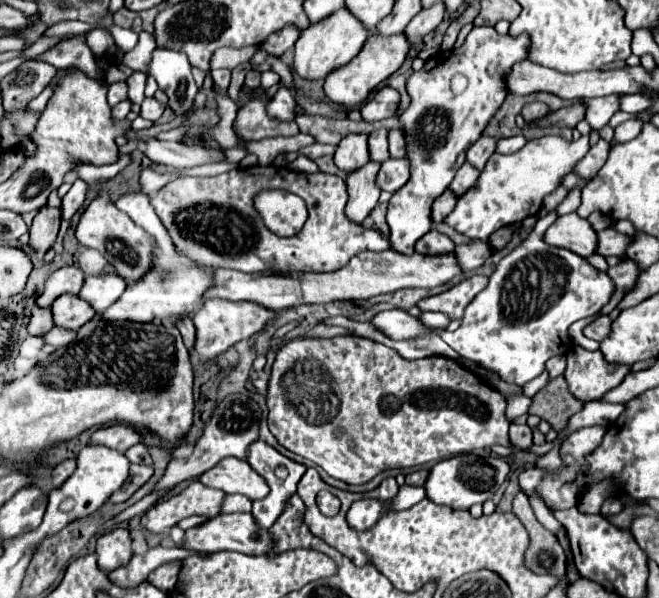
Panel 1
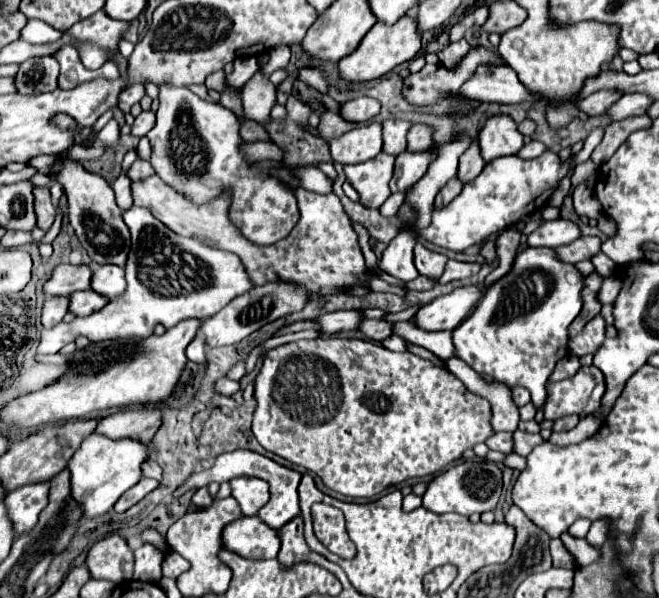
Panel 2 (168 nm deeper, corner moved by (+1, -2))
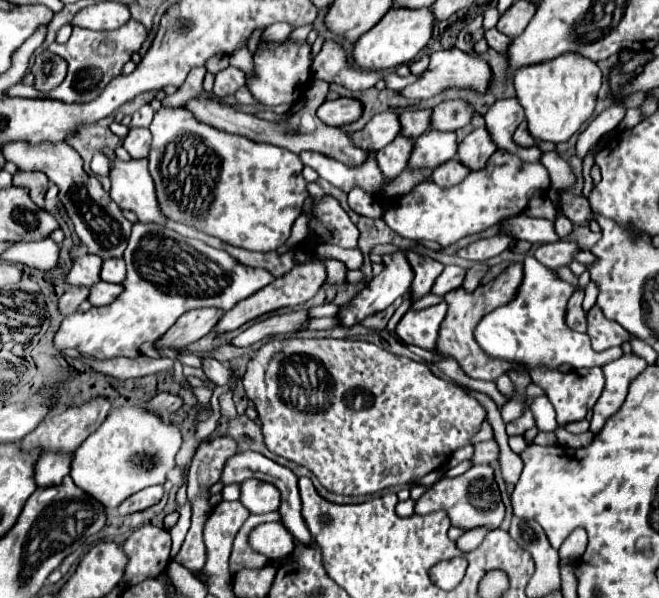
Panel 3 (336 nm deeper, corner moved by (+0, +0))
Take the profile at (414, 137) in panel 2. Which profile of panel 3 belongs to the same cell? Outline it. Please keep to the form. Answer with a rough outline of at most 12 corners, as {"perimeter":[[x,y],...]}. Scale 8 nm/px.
{"perimeter":[[464,101],[432,109],[430,129],[456,131],[472,119]]}

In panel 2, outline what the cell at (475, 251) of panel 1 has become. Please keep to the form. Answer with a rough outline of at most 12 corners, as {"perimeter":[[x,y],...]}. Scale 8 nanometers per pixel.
{"perimeter":[[451,259],[437,283],[467,279],[481,265]]}

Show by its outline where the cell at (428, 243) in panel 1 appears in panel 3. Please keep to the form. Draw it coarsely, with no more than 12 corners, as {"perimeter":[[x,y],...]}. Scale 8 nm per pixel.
{"perimeter":[[408,251],[414,299],[426,295],[444,265]]}

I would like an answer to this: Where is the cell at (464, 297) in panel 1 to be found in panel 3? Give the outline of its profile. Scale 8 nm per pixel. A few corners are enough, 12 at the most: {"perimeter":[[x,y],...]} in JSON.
{"perimeter":[[448,303],[408,311],[396,335],[432,349]]}

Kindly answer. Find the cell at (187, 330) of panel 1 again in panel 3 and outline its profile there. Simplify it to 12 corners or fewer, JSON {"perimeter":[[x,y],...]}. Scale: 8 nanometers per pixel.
{"perimeter":[[212,357],[202,359],[202,371],[216,385],[232,379],[232,371]]}

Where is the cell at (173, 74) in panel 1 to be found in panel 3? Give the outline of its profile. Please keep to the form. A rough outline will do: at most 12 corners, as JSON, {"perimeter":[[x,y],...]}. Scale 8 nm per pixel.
{"perimeter":[[184,105],[150,131],[166,217],[250,251],[308,197],[296,153]]}

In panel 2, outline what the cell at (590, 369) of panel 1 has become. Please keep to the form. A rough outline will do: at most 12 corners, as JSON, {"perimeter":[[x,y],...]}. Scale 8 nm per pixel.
{"perimeter":[[581,367],[547,383],[545,419],[599,409],[603,373]]}

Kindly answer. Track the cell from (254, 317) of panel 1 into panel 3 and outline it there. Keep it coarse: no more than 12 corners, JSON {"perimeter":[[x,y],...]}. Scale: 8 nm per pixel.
{"perimeter":[[318,261],[296,265],[216,323],[228,333],[282,307],[300,307],[326,281]]}

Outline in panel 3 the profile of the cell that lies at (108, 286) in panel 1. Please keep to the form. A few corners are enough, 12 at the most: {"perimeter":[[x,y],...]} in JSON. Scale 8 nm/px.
{"perimeter":[[120,257],[104,261],[100,277],[106,283],[122,283],[126,277]]}

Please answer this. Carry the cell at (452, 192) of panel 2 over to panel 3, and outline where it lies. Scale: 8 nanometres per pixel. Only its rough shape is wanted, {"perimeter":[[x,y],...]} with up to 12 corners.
{"perimeter":[[458,159],[432,171],[432,181],[448,189],[462,183],[470,171]]}

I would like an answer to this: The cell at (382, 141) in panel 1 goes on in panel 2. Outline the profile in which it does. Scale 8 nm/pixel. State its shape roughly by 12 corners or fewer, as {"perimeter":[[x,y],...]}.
{"perimeter":[[399,119],[383,123],[383,151],[399,155],[407,149],[411,123]]}

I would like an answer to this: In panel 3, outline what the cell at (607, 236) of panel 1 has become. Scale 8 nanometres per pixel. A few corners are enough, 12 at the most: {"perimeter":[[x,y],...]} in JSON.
{"perimeter":[[574,241],[540,245],[534,257],[548,269],[570,265],[580,253]]}

